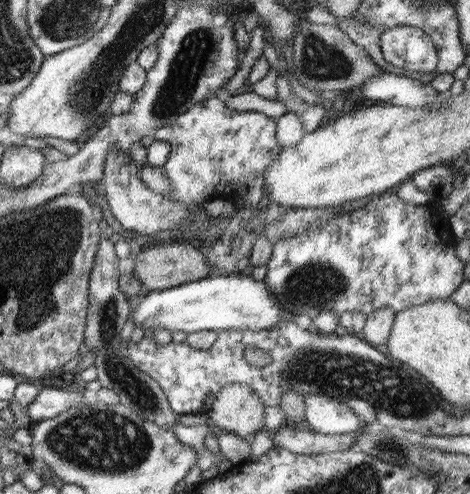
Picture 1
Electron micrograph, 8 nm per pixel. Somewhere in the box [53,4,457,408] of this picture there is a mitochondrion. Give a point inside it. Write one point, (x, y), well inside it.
(198, 51)

